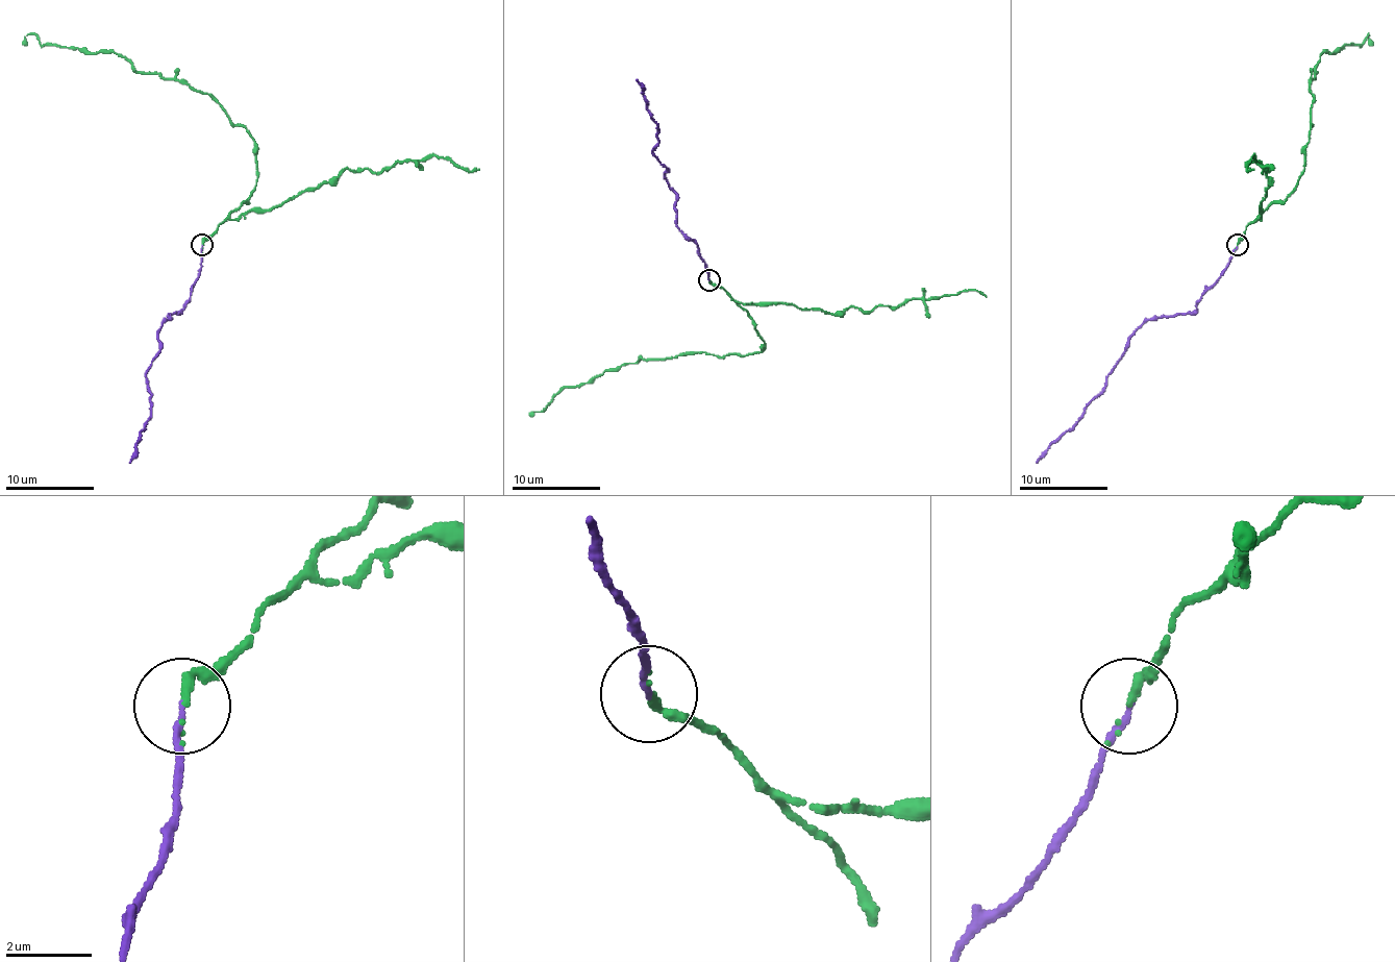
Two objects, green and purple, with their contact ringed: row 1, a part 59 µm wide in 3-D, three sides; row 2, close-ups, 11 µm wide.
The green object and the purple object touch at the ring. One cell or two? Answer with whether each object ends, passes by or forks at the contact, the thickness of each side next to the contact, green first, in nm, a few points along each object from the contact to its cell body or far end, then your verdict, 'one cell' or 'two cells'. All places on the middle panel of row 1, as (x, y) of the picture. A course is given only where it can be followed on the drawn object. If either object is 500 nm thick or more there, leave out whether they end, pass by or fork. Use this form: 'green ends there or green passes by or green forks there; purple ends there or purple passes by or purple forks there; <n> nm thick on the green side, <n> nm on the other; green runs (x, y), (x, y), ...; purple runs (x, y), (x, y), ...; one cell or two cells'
green ends there; purple ends there; 190 nm thick on the green side, 140 nm on the other; green runs (708, 279), (748, 315), (764, 348), (626, 364), (578, 386), (565, 386), (531, 417); purple runs (708, 279), (697, 244), (677, 226), (675, 191), (665, 178), (667, 169), (653, 153), (657, 125), (636, 78); one cell

